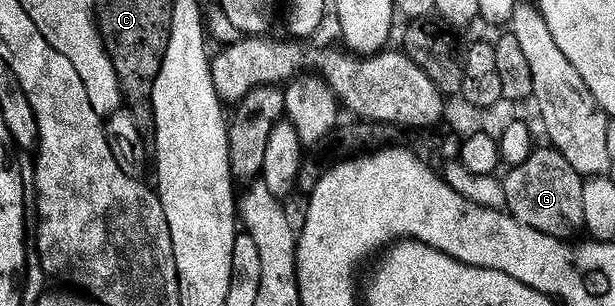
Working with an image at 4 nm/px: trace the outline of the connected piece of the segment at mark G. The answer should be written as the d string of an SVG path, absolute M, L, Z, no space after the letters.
M536 147L524 161L506 169L507 177L501 184L505 194L505 208L525 226L541 230L560 238L571 238L575 231L583 228L581 190L584 177L579 175L556 148Z

